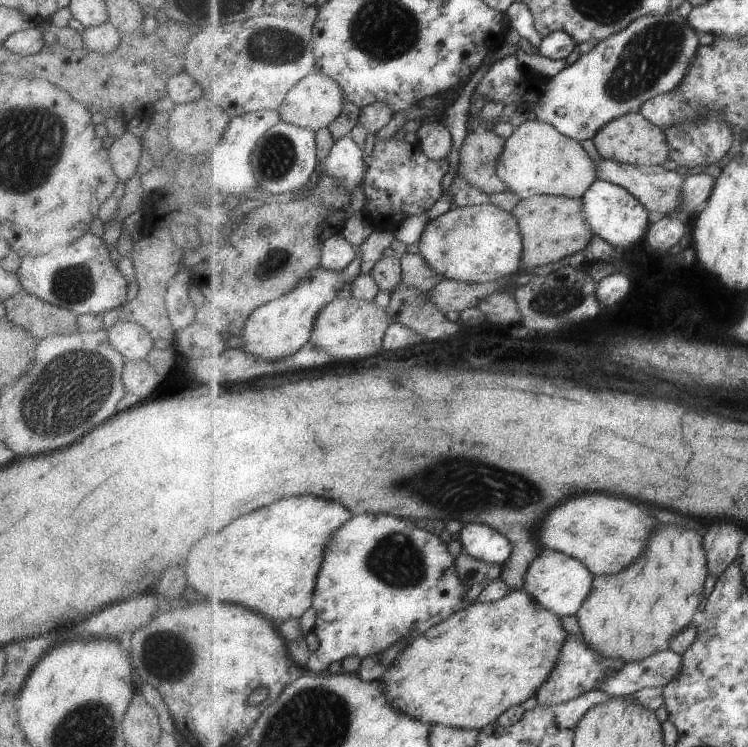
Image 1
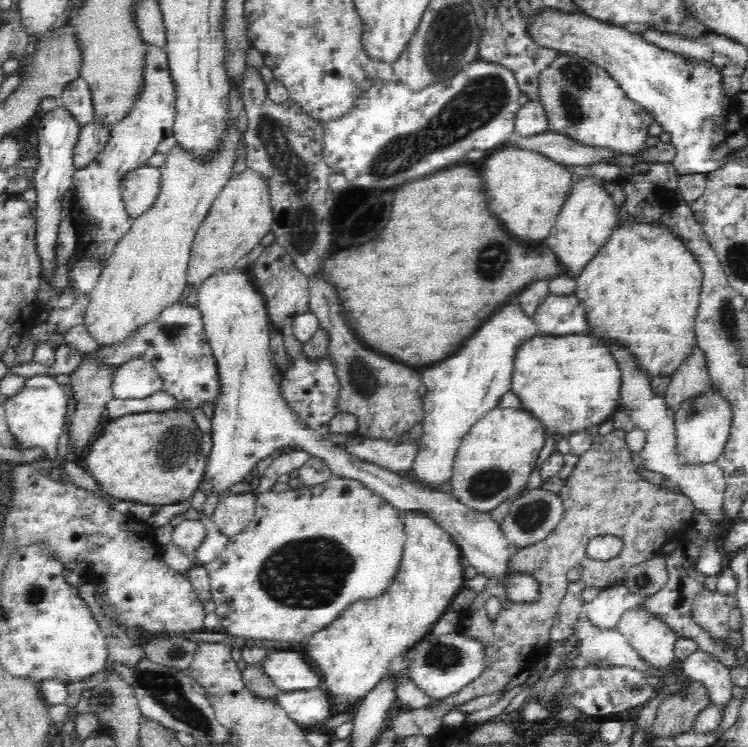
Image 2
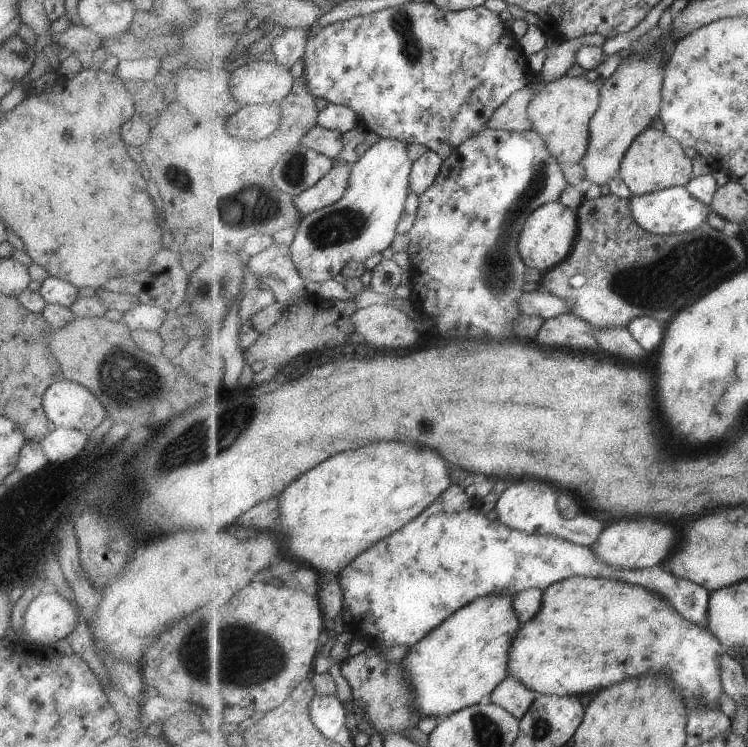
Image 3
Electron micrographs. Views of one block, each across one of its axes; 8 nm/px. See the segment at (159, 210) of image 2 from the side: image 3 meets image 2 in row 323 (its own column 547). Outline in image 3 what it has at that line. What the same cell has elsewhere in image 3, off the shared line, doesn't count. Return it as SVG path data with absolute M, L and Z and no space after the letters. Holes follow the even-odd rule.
M585 74L577 77L563 76L551 81L540 90L529 105L529 118L533 120L533 128L543 135L549 144L549 150L561 164L571 165L580 163L587 156L589 143L592 141L592 118L600 109L600 86L589 82Z

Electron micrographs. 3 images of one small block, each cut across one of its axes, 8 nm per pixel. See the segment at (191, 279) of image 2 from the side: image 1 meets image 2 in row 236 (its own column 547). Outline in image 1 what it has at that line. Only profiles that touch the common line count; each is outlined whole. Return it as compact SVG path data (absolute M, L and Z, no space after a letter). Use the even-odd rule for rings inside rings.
M535 195L520 200L512 213L520 223L524 238L522 270L561 260L574 252L585 252L595 234L586 219L583 205L582 198L555 195Z

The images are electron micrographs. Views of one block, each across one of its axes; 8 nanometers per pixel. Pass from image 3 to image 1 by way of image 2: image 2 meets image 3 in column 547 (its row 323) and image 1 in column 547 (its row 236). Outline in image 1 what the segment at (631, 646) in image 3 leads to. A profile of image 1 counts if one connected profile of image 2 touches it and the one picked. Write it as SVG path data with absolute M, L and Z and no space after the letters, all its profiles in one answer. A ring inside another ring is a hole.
M514 589L492 603L473 602L447 620L415 638L393 662L383 678L387 698L405 714L431 722L466 729L484 729L511 707L523 704L548 680L560 660L566 638L561 617L546 609L525 589Z

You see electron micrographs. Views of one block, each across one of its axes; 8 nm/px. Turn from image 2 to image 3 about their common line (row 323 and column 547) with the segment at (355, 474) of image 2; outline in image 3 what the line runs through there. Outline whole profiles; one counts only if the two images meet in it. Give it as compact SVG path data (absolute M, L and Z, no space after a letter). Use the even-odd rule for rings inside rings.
M550 202L540 206L525 222L520 238L521 258L531 268L537 268L548 272L561 262L567 260L576 244L577 235L580 232L578 222L578 210L571 209L557 202Z

